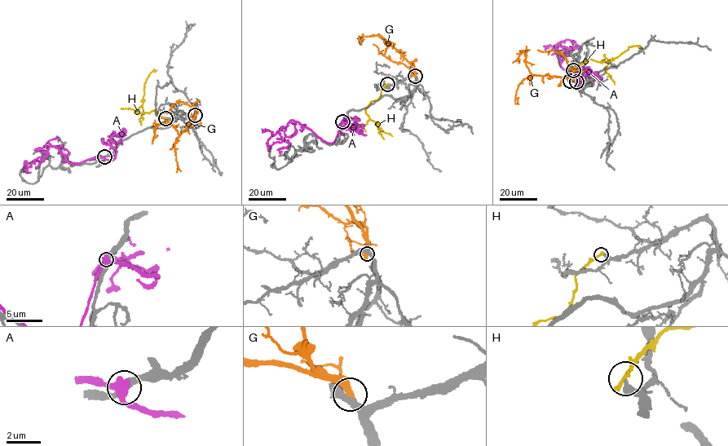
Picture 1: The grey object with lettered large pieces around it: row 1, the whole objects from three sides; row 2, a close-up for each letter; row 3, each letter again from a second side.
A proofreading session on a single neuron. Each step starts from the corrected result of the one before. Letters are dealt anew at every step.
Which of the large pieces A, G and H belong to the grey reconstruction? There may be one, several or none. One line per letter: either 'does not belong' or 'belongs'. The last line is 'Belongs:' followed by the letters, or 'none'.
A: does not belong
G: does not belong
H: does not belong
Belongs: none

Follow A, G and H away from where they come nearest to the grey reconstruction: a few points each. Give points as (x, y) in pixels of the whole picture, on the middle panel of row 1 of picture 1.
A: (342, 121), (331, 143), (292, 120), (280, 127), (280, 142), (267, 145), (271, 136)
G: (415, 75), (410, 63), (381, 36), (362, 36), (359, 40), (358, 37)
H: (387, 84), (381, 90), (379, 97), (372, 100), (366, 110), (371, 120), (378, 124), (378, 130), (392, 136)

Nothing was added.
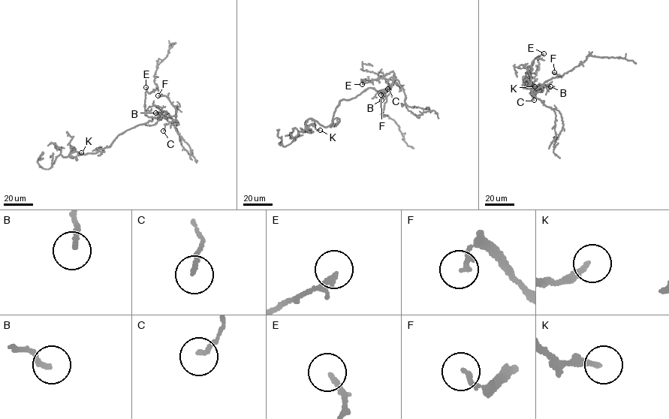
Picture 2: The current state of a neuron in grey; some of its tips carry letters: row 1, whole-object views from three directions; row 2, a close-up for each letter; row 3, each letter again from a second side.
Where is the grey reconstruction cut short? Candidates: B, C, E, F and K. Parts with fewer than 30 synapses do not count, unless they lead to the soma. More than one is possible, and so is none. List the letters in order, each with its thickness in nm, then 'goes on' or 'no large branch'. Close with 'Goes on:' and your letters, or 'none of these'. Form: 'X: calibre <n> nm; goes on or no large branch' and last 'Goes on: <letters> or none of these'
B: calibre 160 nm; no large branch
C: calibre 130 nm; no large branch
E: calibre 180 nm; no large branch
F: calibre 160 nm; no large branch
K: calibre 190 nm; no large branch
Goes on: none of these

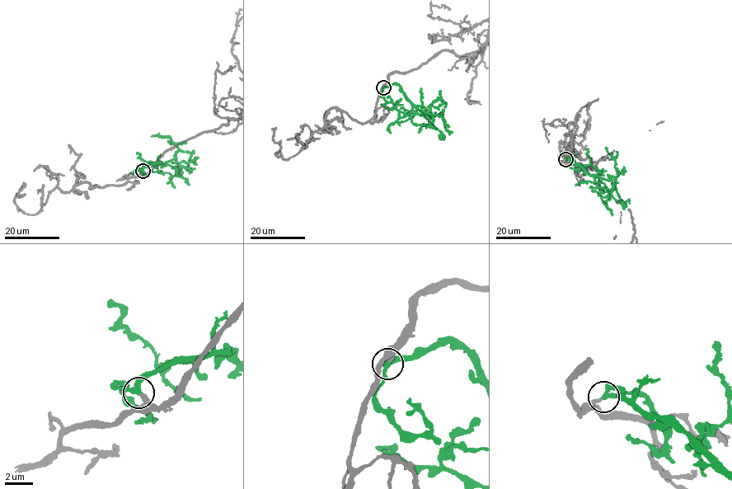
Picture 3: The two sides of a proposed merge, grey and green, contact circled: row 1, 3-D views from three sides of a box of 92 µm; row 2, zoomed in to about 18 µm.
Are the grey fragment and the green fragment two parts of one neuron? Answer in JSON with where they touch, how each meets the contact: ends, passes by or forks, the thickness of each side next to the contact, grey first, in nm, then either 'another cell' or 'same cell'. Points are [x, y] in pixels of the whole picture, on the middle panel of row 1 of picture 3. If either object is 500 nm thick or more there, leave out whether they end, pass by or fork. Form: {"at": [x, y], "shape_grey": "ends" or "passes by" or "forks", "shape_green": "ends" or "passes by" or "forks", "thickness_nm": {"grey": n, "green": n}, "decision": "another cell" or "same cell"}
{"at": [383, 87], "shape_grey": "ends", "shape_green": "passes by", "thickness_nm": {"grey": 280, "green": 320}, "decision": "same cell"}

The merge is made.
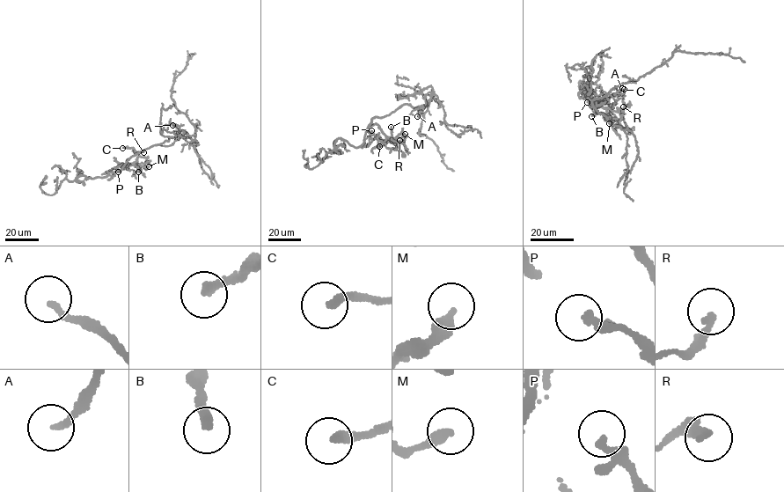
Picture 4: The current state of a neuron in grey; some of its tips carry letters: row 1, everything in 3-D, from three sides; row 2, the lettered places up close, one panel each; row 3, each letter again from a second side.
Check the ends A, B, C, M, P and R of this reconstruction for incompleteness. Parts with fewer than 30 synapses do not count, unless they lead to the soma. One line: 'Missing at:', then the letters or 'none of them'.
Missing at: A

